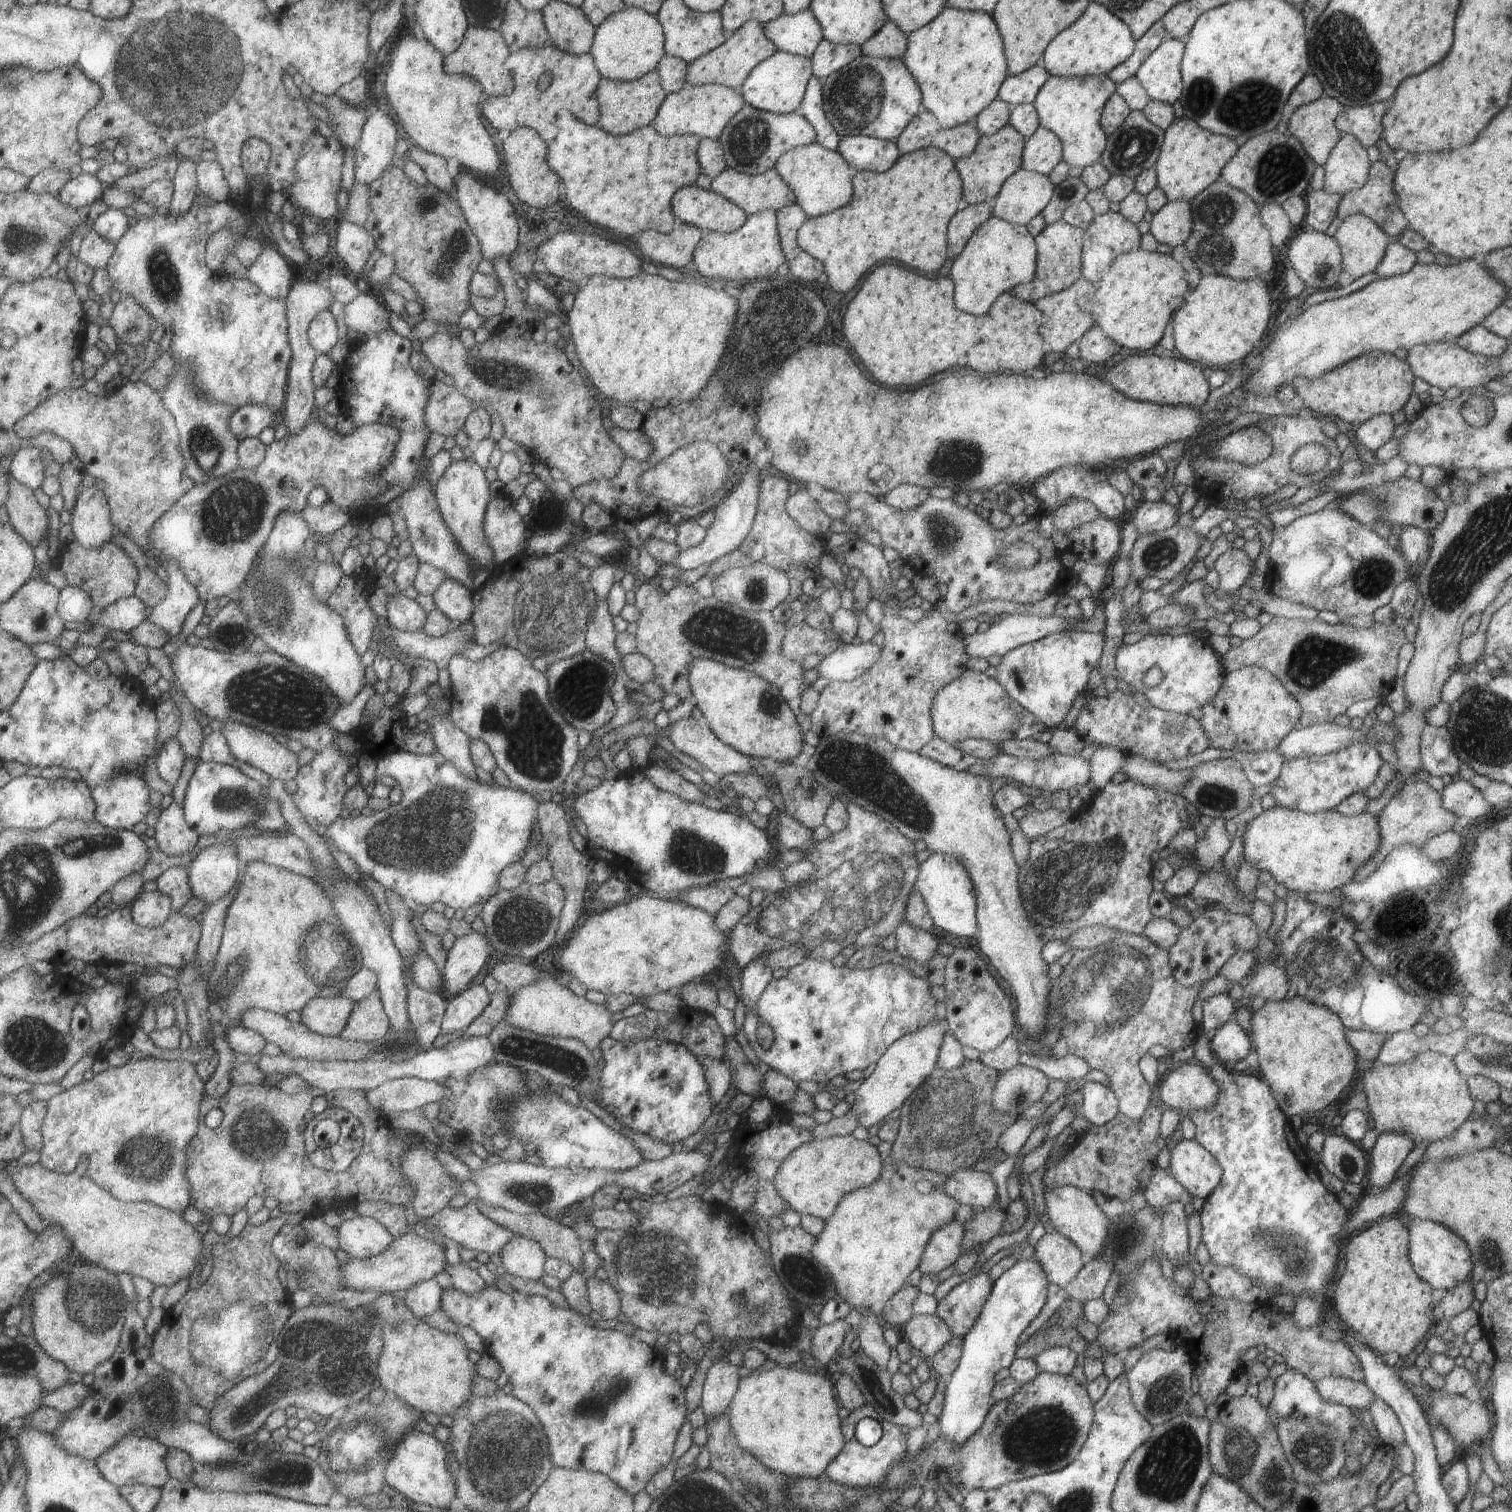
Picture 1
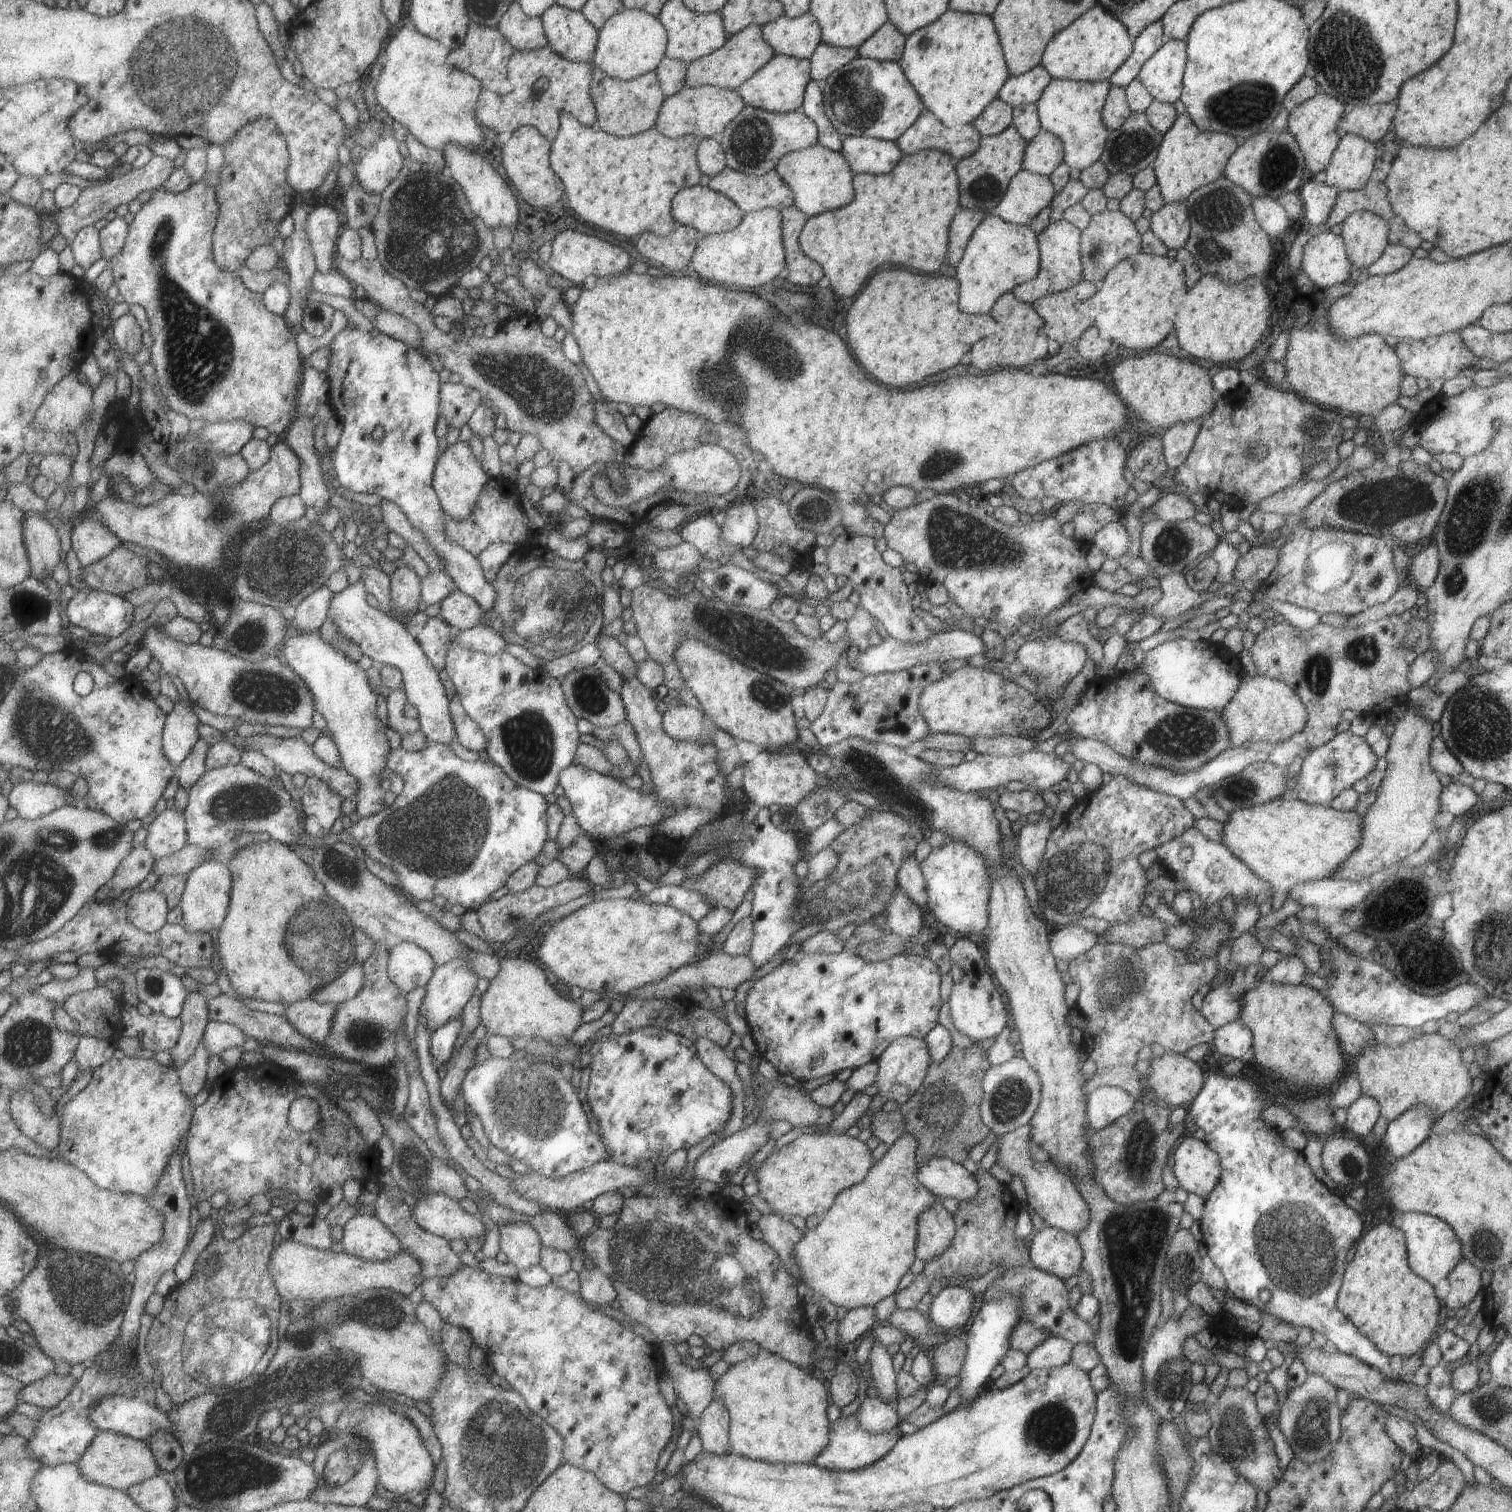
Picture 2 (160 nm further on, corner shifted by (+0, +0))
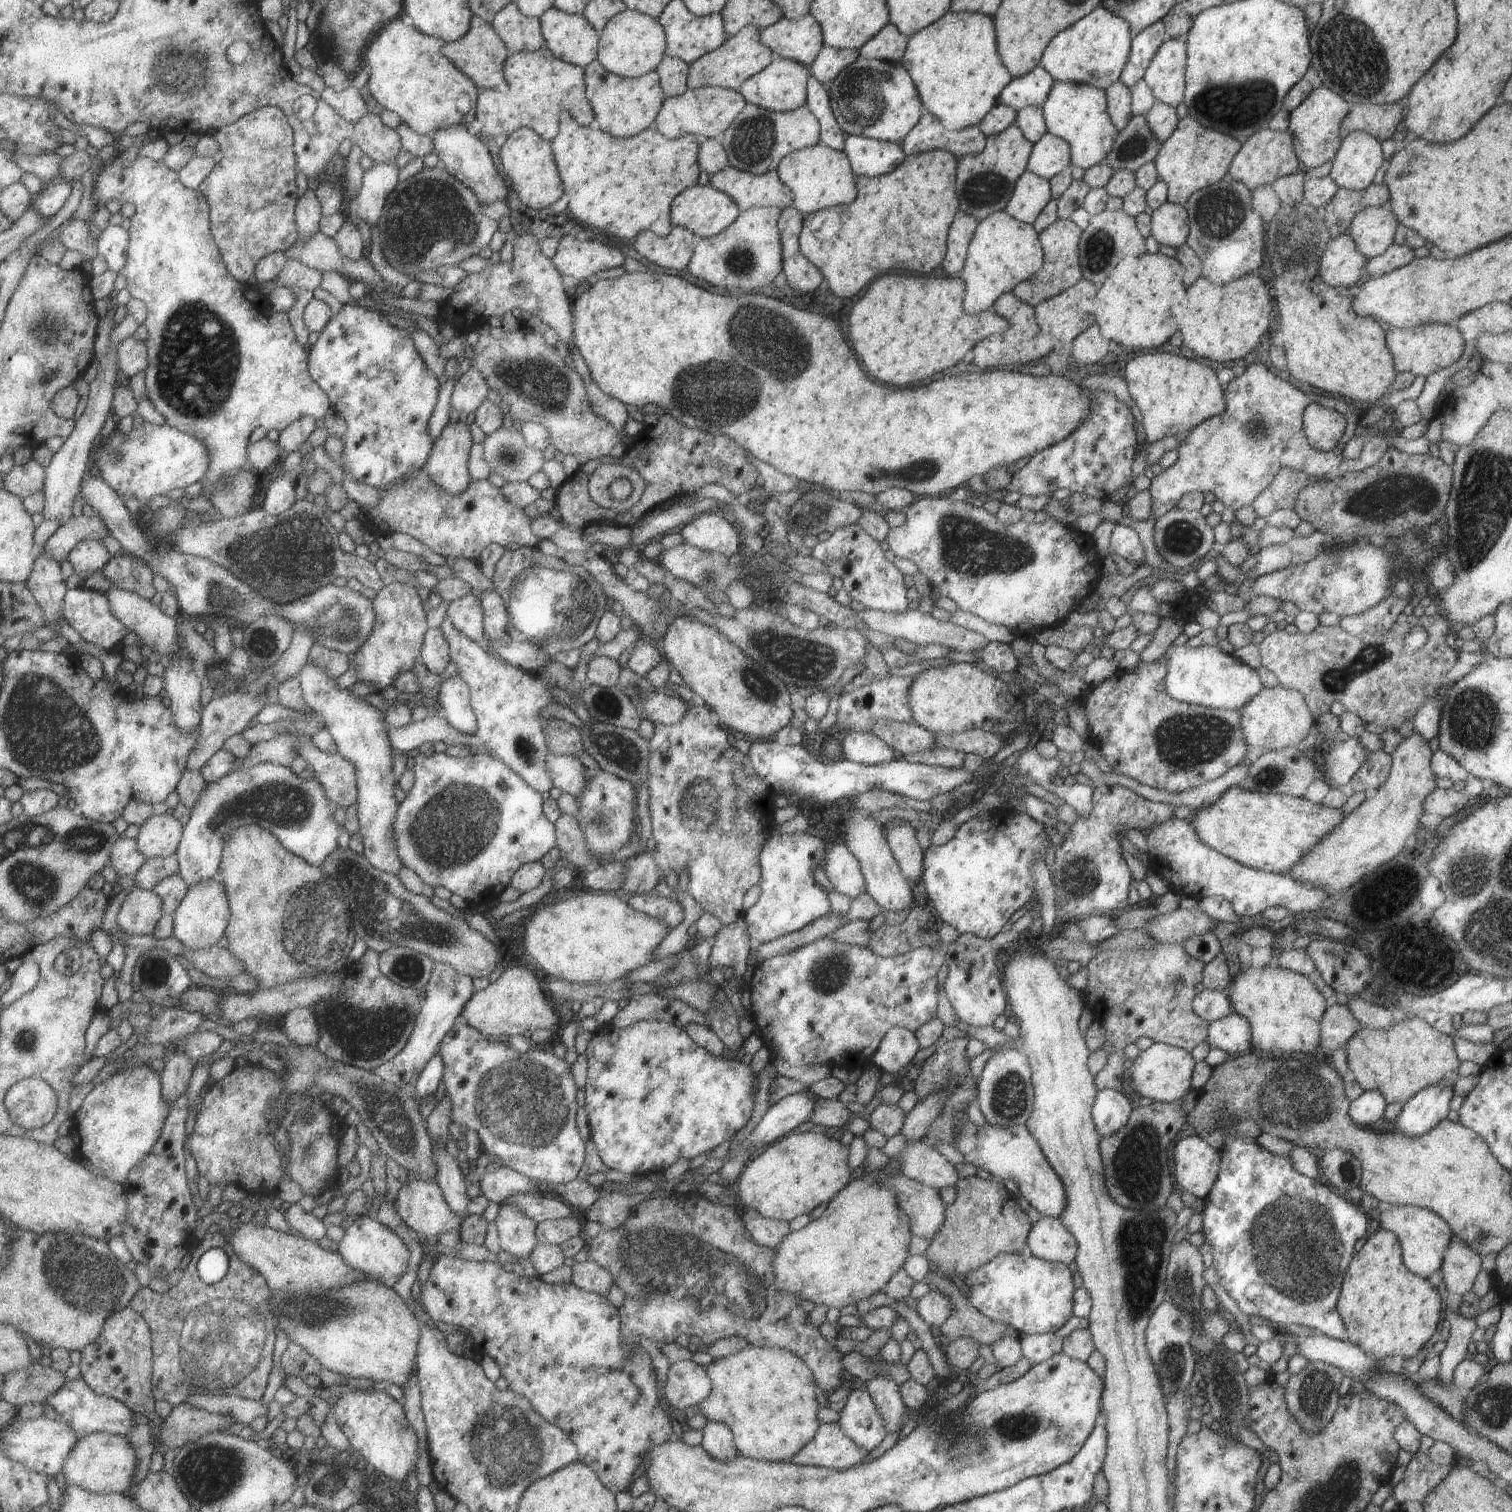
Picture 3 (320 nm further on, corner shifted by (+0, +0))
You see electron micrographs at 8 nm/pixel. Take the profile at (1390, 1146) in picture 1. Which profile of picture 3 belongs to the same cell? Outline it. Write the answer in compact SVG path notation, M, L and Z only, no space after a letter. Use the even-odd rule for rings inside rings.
M1445 1081L1427 1085L1404 1102L1391 1127L1411 1136L1423 1134L1445 1119L1453 1095L1452 1086Z

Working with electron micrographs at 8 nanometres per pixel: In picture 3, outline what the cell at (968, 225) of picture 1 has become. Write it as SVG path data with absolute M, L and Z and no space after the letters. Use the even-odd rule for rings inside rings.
M957 212L953 222L950 222L945 256L941 261L942 269L947 277L959 277L959 272L964 265L966 250L977 223L977 219L960 212Z

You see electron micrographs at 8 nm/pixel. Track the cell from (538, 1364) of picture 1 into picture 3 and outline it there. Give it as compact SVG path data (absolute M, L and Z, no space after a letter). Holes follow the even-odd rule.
M441 1255L435 1258L430 1272L421 1286L420 1304L424 1306L428 1318L433 1322L443 1322L451 1326L465 1328L472 1338L472 1342L479 1344L481 1352L490 1356L500 1370L500 1376L507 1380L506 1388L514 1393L525 1397L533 1407L534 1412L540 1414L550 1425L555 1425L565 1434L568 1434L569 1440L573 1442L578 1450L578 1460L585 1463L598 1476L601 1484L613 1494L625 1491L628 1488L628 1481L635 1472L635 1468L642 1460L644 1452L656 1444L670 1440L675 1436L676 1428L674 1421L667 1408L662 1405L659 1396L656 1395L657 1384L655 1383L655 1372L651 1363L650 1355L637 1345L625 1345L620 1336L620 1320L618 1309L613 1307L605 1296L598 1295L589 1291L577 1288L573 1283L569 1284L549 1284L543 1282L540 1278L527 1278L525 1275L519 1276L513 1271L505 1272L500 1263L485 1260L482 1255L475 1261L467 1261L453 1255Z

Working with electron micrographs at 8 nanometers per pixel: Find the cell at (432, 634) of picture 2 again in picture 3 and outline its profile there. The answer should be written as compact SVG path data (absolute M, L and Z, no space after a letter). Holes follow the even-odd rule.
M428 627L422 638L419 662L429 672L441 676L449 661L449 647L441 629Z

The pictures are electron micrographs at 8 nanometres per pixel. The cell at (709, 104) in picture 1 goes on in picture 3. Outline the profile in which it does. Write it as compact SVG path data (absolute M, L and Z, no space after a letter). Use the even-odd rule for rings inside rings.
M704 86L697 89L686 88L683 94L664 99L652 127L668 139L676 139L686 134L694 134L700 139L707 137L719 139L733 118L743 110L746 103L738 90L716 86Z

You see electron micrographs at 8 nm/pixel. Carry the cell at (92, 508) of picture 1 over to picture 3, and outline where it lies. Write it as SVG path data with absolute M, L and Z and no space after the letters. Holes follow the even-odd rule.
M90 540L80 542L69 555L69 561L73 566L73 572L85 576L103 570L113 557L101 541Z

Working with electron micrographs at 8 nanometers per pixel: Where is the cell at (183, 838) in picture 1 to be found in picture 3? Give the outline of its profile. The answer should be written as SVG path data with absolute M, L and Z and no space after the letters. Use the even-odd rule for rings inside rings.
M167 813L153 815L140 827L138 849L147 858L168 857L178 851L184 838L183 823Z

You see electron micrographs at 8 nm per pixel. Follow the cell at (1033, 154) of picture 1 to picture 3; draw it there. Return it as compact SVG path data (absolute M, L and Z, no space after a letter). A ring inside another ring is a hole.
M1049 132L1032 143L1026 169L1049 180L1070 164L1070 146L1061 137Z

